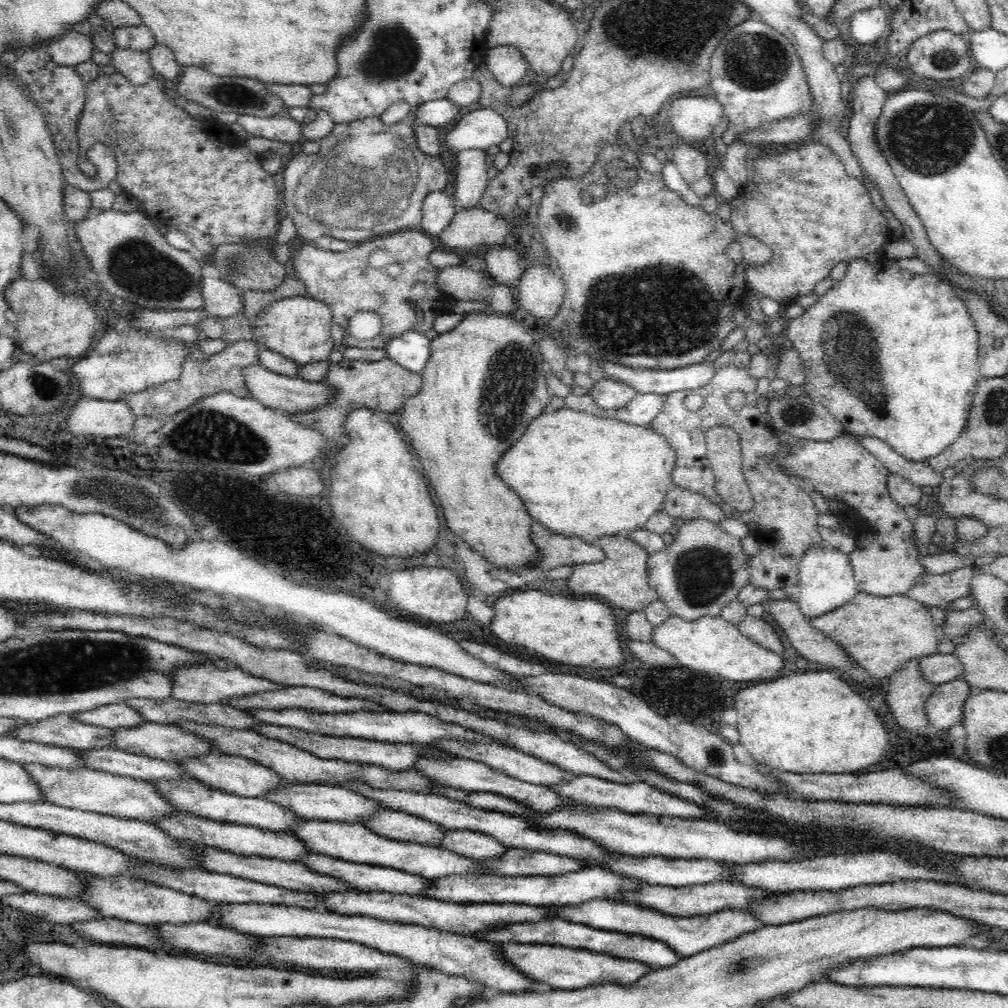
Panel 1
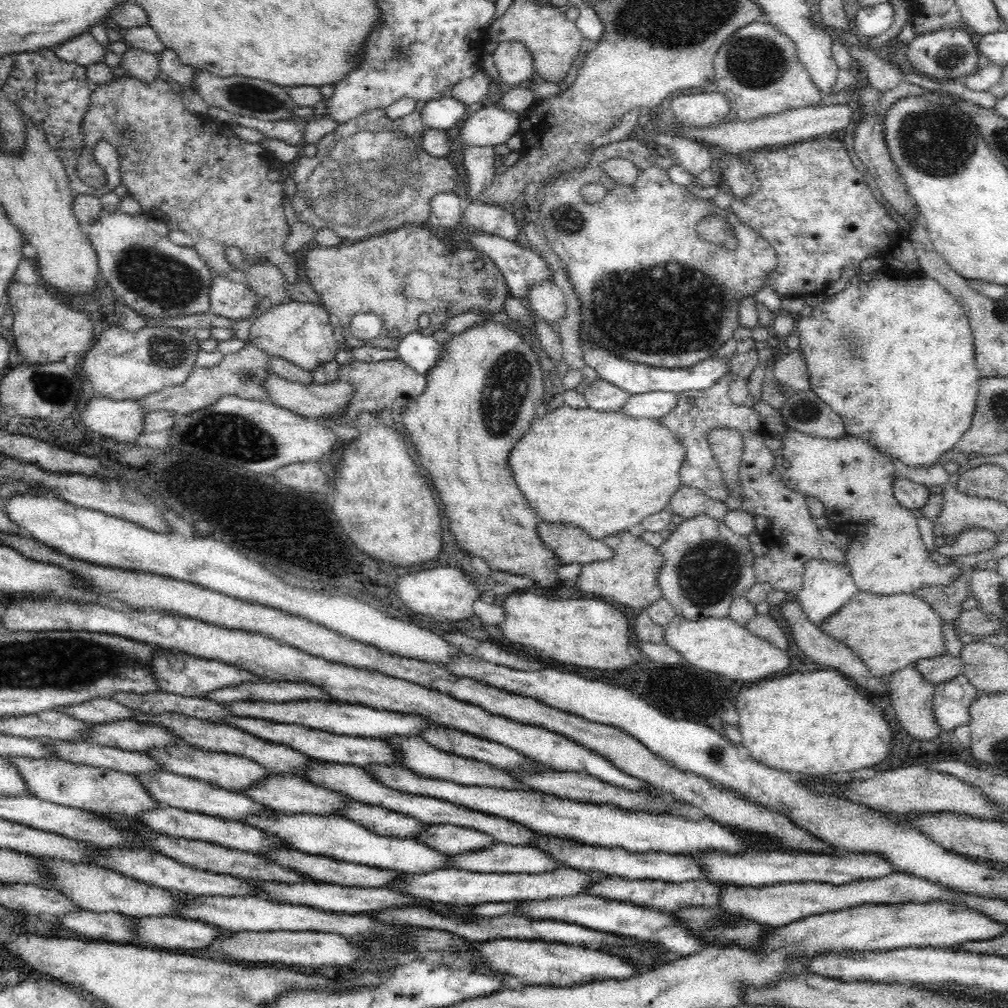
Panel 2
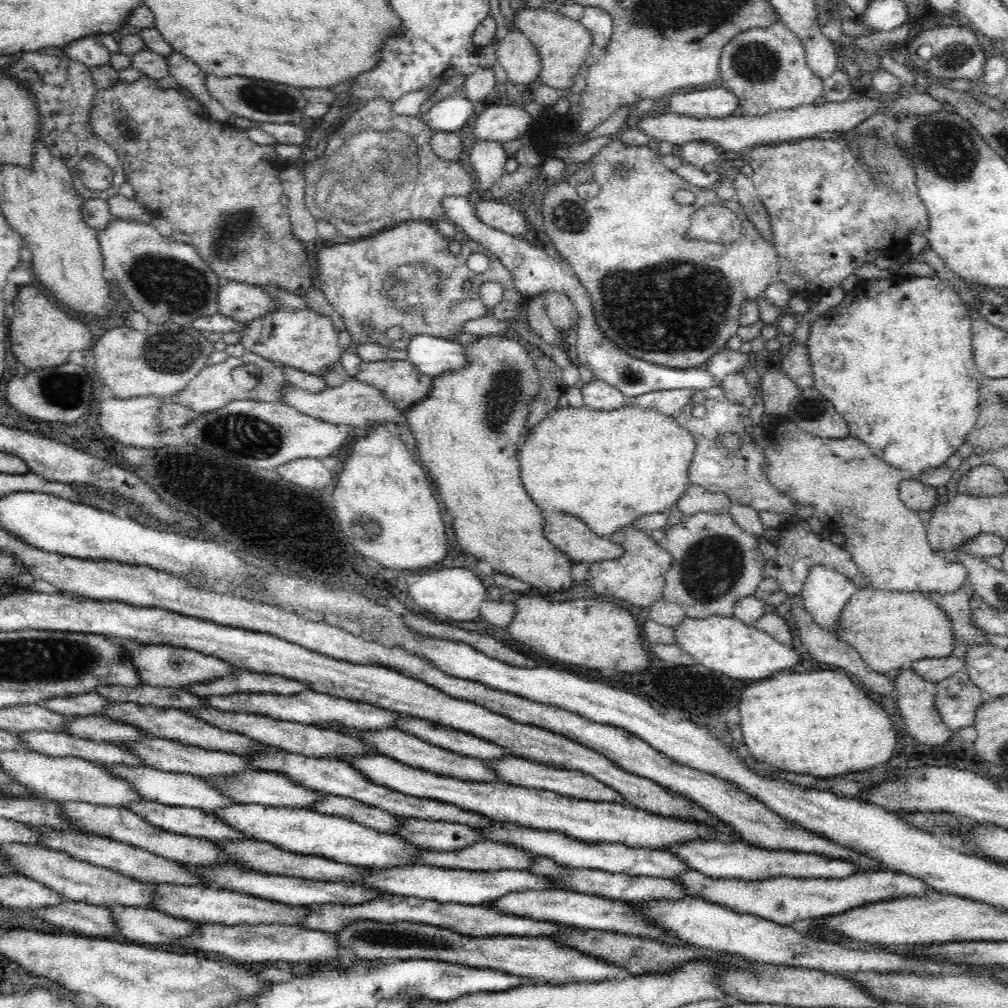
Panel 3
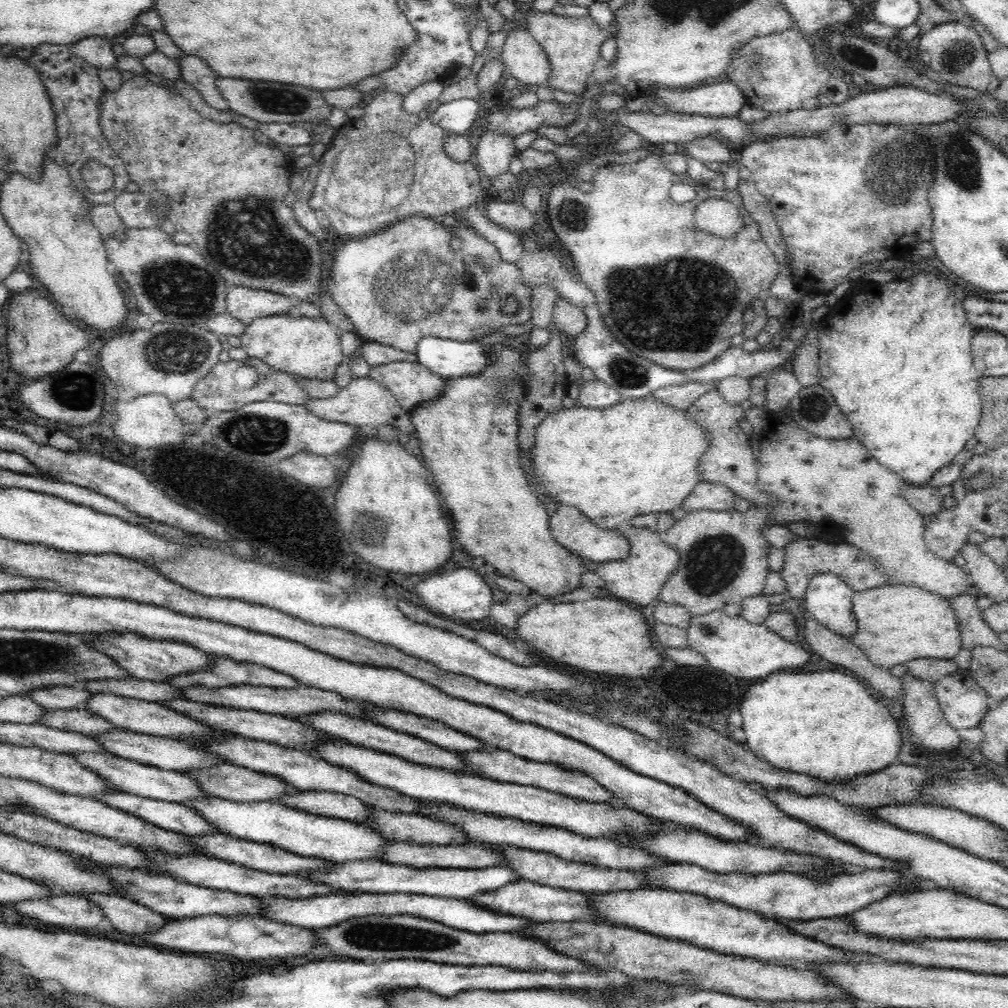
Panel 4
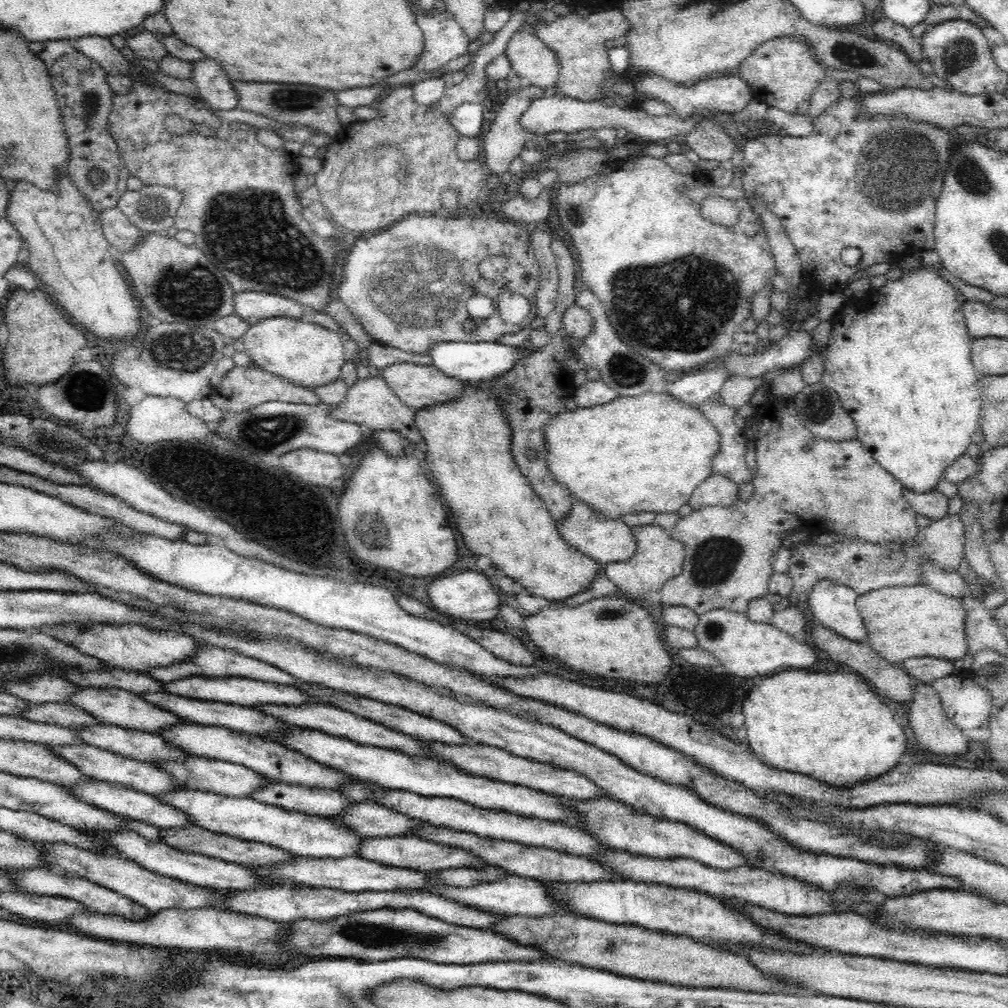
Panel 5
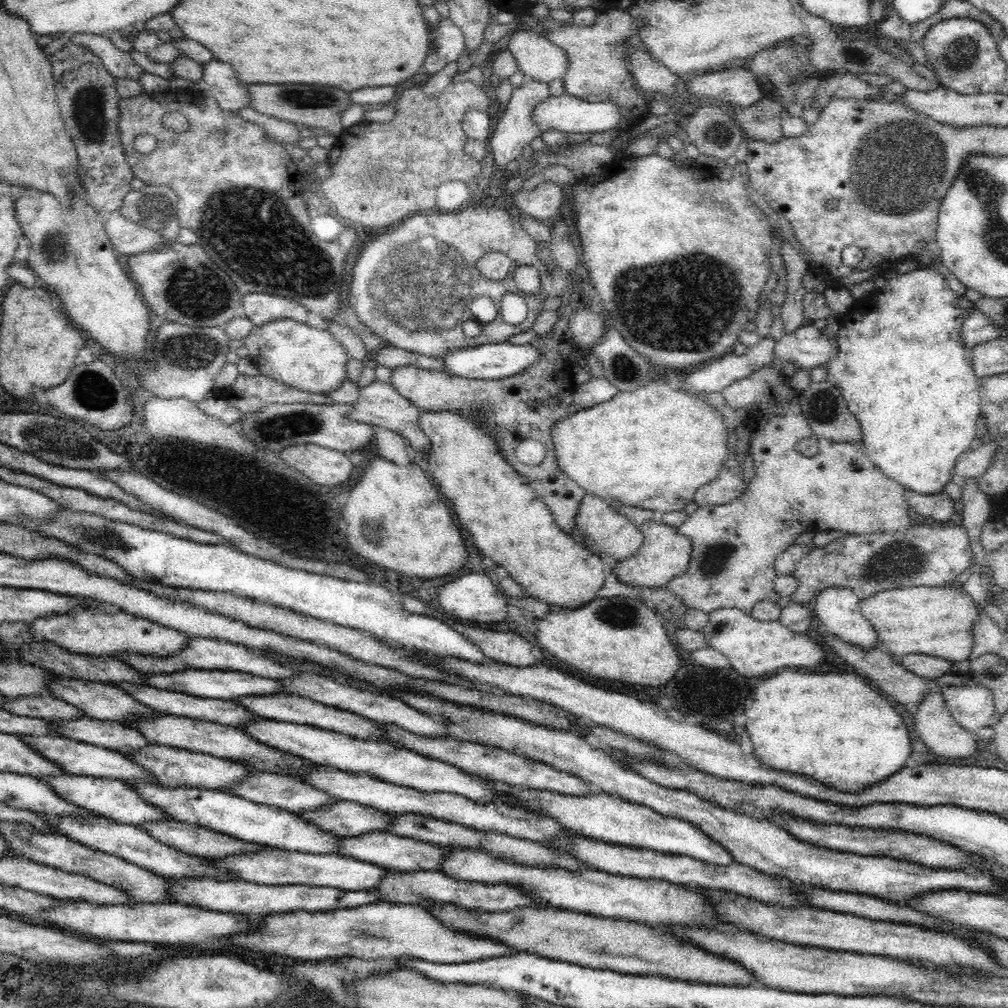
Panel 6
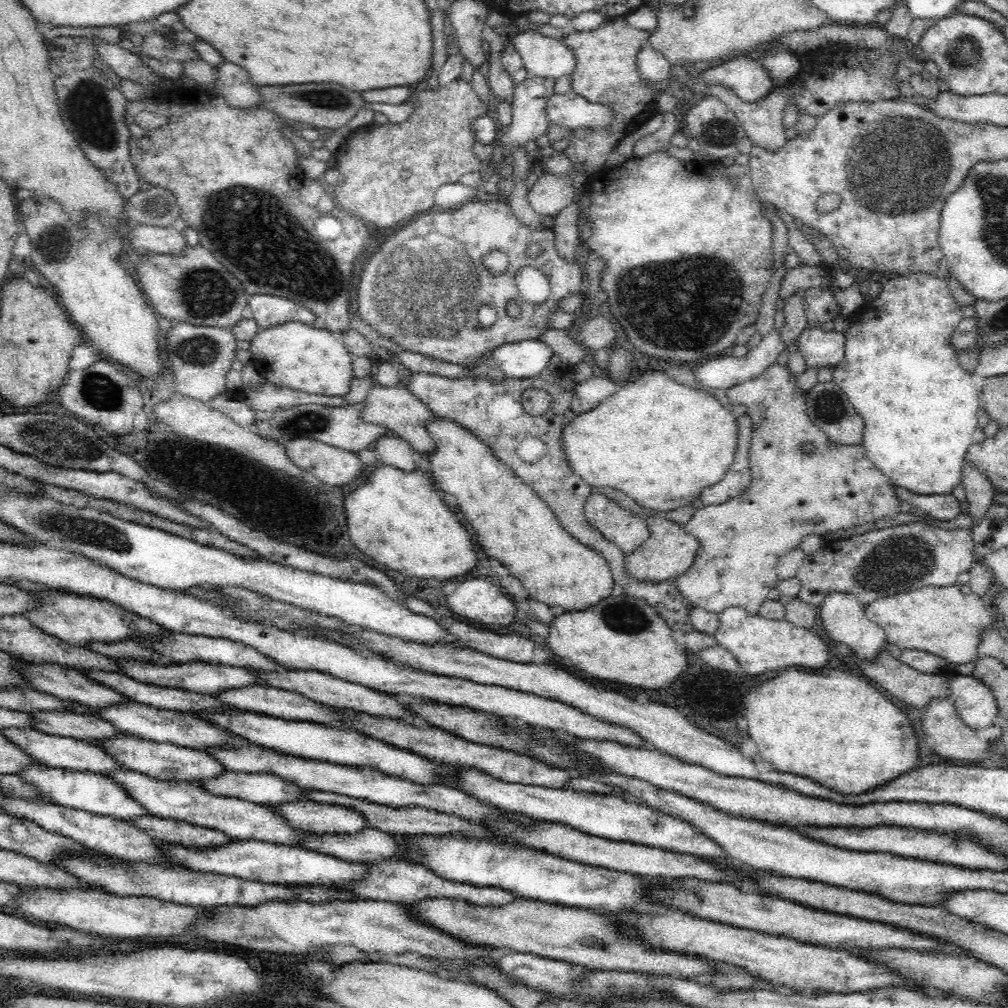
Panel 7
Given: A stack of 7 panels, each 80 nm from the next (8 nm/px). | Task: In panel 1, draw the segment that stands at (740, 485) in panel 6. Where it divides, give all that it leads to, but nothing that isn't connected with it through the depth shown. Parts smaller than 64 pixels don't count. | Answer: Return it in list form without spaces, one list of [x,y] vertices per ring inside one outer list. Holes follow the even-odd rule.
[[[678,486],[666,494],[660,509],[673,519],[682,518],[686,522],[694,522],[699,518],[719,522],[725,518],[724,511],[706,496]]]

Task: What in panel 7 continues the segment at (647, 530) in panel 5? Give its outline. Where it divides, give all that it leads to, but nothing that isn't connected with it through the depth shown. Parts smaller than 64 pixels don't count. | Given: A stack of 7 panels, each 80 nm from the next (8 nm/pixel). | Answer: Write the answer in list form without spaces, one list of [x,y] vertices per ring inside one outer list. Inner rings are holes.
[[[648,516],[645,519],[650,537],[636,550],[625,555],[626,573],[630,575],[630,578],[638,579],[638,581],[657,583],[676,579],[678,575],[684,574],[694,562],[694,556],[698,550],[698,539],[688,534],[682,525],[666,518]]]

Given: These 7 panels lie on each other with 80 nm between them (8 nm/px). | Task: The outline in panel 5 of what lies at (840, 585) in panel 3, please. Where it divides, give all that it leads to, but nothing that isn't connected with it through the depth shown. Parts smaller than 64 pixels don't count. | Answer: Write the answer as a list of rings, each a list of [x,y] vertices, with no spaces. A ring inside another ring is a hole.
[[[818,580],[807,598],[815,622],[857,643],[866,643],[866,625],[856,607],[859,595],[849,586]]]

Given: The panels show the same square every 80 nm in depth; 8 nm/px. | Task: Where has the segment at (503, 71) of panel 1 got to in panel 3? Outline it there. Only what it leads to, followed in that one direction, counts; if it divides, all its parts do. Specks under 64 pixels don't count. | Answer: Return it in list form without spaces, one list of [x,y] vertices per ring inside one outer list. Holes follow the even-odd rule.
[[[518,29],[498,43],[496,57],[512,84],[524,85],[539,78],[541,57]]]

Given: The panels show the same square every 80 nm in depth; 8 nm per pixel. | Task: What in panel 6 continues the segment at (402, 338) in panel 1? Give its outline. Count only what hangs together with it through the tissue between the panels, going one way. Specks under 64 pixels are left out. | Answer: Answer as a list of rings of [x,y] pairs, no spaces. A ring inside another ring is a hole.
[[[507,341],[498,343],[481,343],[480,345],[460,346],[454,350],[446,350],[442,354],[442,365],[448,374],[478,380],[494,380],[506,378],[512,374],[522,372],[524,368],[530,368],[534,362],[538,362],[540,352],[538,348],[530,345],[514,345]]]

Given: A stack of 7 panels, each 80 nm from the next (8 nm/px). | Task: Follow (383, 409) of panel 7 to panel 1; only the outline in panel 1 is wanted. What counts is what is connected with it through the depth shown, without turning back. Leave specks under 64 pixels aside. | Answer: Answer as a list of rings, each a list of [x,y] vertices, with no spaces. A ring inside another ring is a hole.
[[[248,364],[244,366],[240,373],[244,377],[244,385],[248,389],[246,396],[258,401],[262,406],[275,410],[287,410],[288,412],[306,412],[312,410],[320,404],[326,404],[334,391],[326,387],[324,383],[310,382],[300,377],[286,376],[272,370],[264,368],[260,364]]]

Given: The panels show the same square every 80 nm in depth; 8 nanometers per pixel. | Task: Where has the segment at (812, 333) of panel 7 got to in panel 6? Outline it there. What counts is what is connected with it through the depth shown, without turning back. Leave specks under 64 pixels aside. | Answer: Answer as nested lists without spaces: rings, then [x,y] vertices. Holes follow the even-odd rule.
[[[813,325],[801,326],[790,334],[785,333],[780,340],[777,340],[774,344],[772,362],[760,366],[756,371],[764,367],[776,366],[776,360],[780,360],[782,363],[796,363],[800,369],[810,369],[812,366],[820,366],[820,364],[826,365],[827,362],[830,362],[830,358],[834,358],[834,354],[838,354],[838,346],[834,342],[834,337],[828,338],[828,335],[824,335]]]

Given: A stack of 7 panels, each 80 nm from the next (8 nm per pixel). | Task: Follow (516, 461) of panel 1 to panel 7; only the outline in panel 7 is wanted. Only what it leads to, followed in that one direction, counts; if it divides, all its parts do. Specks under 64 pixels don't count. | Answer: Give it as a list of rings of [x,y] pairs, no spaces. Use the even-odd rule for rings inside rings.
[[[652,371],[642,373],[634,382],[622,385],[618,392],[605,398],[598,403],[592,410],[578,414],[574,419],[566,422],[560,430],[560,450],[564,451],[566,461],[569,463],[573,472],[584,480],[591,489],[592,494],[598,494],[602,488],[614,488],[626,494],[640,506],[651,510],[674,510],[686,505],[691,505],[692,501],[698,497],[698,494],[707,487],[720,482],[727,474],[730,463],[734,461],[734,450],[736,450],[736,438],[738,438],[738,427],[736,420],[731,414],[730,408],[724,400],[719,400],[708,395],[708,391],[697,388],[690,388],[679,384],[670,379],[666,372]]]

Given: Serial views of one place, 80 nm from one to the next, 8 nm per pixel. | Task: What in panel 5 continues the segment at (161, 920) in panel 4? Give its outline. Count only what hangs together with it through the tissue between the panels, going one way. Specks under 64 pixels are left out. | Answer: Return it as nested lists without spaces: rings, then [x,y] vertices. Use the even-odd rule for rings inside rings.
[[[25,869],[24,871],[7,871],[11,874],[16,882],[28,893],[37,895],[59,895],[63,897],[73,898],[86,905],[90,910],[100,914],[118,915],[122,919],[128,921],[146,920],[152,912],[145,906],[139,905],[137,902],[130,900],[128,897],[122,896],[113,890],[100,886],[95,882],[90,882],[87,878],[72,877],[66,873],[48,869]]]

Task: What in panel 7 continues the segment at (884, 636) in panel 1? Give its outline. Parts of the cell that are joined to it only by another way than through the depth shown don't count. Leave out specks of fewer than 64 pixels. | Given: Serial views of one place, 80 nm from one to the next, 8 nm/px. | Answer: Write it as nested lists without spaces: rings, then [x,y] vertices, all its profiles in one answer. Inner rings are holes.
[[[954,584],[946,587],[922,587],[908,593],[899,593],[893,596],[876,598],[875,602],[866,605],[864,614],[870,621],[882,628],[886,635],[885,644],[890,642],[900,650],[923,650],[945,658],[952,664],[974,662],[978,658],[976,650],[980,644],[980,630],[984,626],[994,624],[993,611],[988,610],[981,598],[972,594],[968,585]]]

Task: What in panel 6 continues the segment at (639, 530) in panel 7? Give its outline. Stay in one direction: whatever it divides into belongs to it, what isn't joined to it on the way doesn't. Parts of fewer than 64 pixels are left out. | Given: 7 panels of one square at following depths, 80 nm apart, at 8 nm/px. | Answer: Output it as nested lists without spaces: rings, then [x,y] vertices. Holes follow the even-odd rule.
[[[584,496],[576,508],[575,530],[572,533],[566,533],[568,536],[584,545],[586,549],[596,553],[605,561],[609,559],[621,561],[638,552],[642,544],[643,535],[637,530],[637,526],[624,516],[618,513],[613,506],[608,505],[600,498],[594,496]]]

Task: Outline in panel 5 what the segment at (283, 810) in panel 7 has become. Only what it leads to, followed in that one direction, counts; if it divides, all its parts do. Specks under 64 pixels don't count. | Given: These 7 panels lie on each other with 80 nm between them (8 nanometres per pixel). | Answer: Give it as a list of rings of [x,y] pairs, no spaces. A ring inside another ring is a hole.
[[[374,801],[354,803],[345,815],[335,816],[335,821],[364,837],[416,835],[426,823],[396,812]]]

